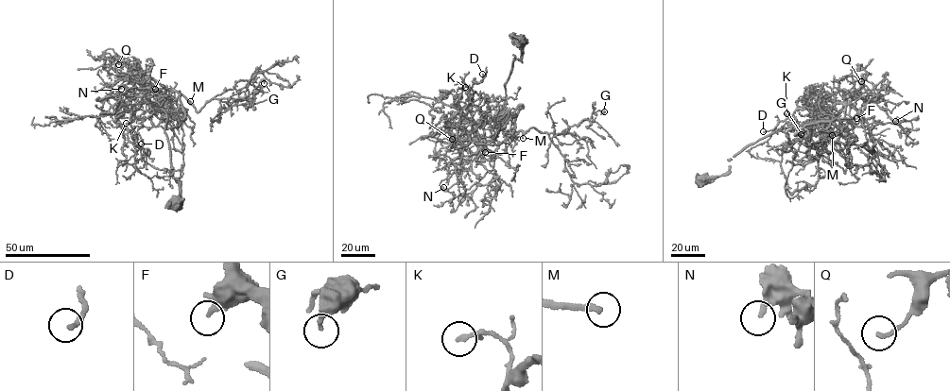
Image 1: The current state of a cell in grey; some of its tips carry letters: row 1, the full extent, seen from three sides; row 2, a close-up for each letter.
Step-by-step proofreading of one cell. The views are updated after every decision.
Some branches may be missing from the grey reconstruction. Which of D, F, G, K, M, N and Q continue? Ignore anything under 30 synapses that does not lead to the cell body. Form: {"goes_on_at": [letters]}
{"goes_on_at": ["D", "M"]}

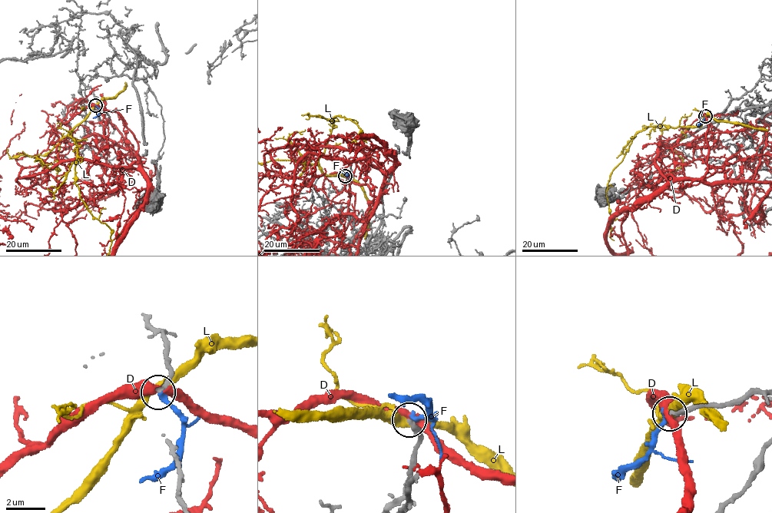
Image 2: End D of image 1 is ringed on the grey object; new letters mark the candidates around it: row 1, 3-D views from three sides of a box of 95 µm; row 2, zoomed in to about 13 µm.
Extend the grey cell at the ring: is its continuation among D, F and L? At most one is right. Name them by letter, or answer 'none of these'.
none of these

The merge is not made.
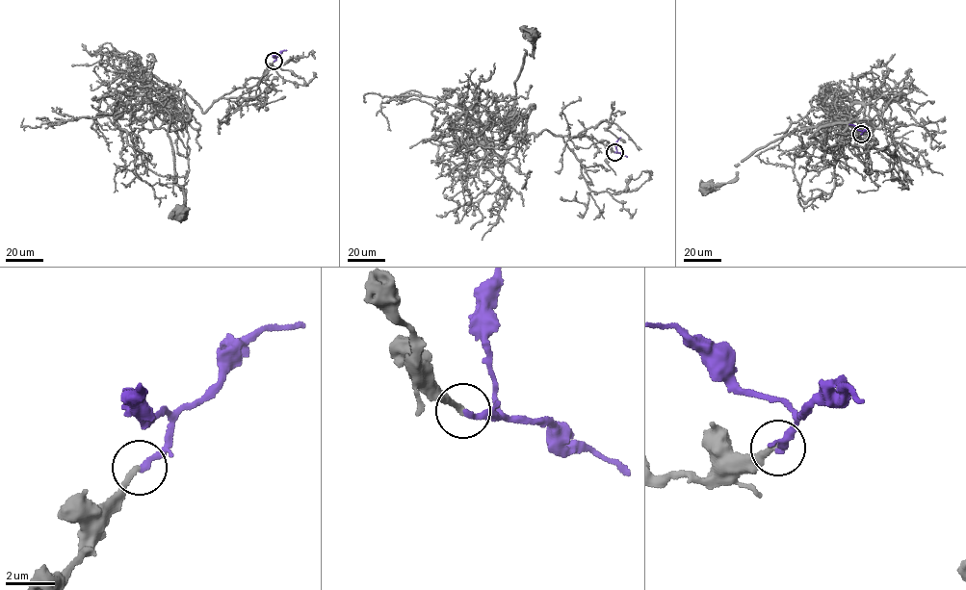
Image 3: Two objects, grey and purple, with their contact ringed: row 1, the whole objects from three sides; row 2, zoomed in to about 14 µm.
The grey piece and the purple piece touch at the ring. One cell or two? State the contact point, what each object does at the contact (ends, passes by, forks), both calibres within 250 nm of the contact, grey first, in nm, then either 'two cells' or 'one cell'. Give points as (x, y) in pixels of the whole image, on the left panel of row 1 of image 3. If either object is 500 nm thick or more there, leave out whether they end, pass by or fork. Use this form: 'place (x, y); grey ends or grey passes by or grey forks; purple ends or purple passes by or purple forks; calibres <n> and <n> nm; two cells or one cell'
place (274, 61); grey ends; purple ends; calibres 220 and 240 nm; one cell

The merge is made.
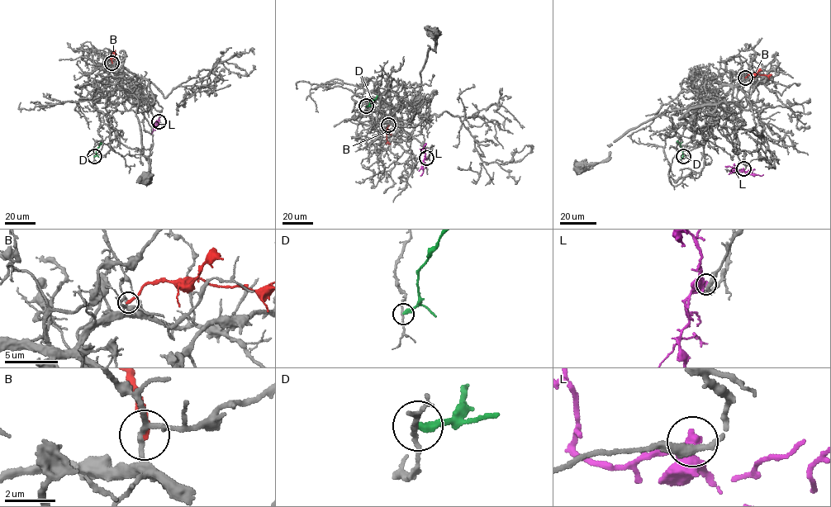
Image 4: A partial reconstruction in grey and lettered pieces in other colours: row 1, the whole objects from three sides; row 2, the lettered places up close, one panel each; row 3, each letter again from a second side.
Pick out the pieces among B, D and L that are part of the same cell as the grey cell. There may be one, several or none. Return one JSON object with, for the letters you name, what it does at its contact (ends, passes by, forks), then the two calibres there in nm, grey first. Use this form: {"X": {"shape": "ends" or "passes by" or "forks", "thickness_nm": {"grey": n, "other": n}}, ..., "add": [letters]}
{"add": []}

